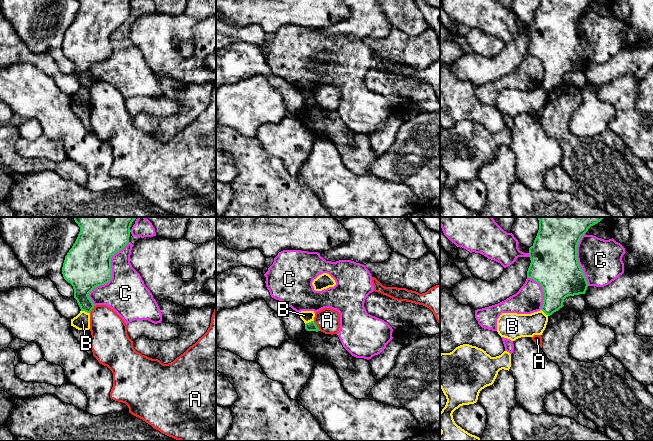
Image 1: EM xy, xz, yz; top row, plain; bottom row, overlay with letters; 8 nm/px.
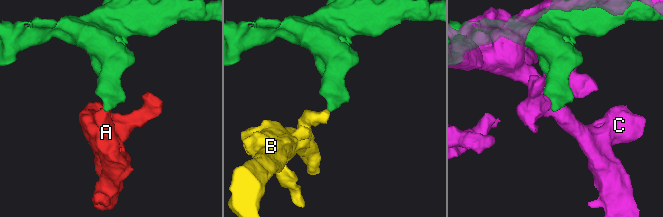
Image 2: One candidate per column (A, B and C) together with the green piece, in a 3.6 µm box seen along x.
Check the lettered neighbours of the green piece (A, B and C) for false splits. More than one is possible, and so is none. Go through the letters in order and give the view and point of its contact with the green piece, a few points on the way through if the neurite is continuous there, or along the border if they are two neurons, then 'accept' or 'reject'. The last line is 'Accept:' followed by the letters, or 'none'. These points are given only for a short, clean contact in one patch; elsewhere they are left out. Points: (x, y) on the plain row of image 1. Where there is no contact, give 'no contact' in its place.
A: meets green in xz at (316, 102); border along xz (313, 97), (320, 106); reject
B: meets green in xy at (85, 87); border along xy (81, 86), (89, 89); reject
C: meets green in xy at (111, 52); reject
Accept: none

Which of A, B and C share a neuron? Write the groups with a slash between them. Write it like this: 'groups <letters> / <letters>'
groups A / B / C

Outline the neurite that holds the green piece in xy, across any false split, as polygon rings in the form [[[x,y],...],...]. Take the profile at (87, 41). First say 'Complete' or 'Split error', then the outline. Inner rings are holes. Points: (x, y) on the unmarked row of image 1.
Complete. [[[78,0],[78,13],[65,32],[64,55],[73,62],[81,87],[90,89],[94,80],[89,69],[112,54],[111,34],[128,19],[131,0]]]

